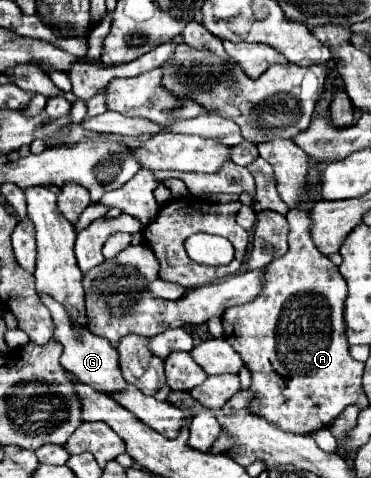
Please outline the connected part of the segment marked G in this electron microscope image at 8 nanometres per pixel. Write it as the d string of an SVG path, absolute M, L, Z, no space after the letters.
M43 291L37 293L41 303L51 311L51 317L53 317L53 323L55 323L55 331L53 331L53 339L57 339L57 343L63 345L63 355L61 355L61 363L63 367L73 373L81 383L87 383L91 385L95 391L99 393L111 393L111 391L121 391L125 389L125 379L121 377L121 371L119 371L119 355L117 355L117 349L113 349L107 339L103 337L97 337L93 335L91 331L87 331L85 327L83 329L77 329L73 325L73 319L69 319L67 315L67 309L53 301L51 297L47 297Z

